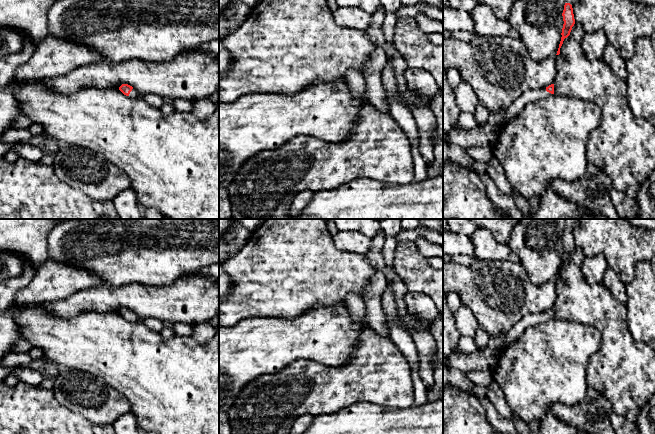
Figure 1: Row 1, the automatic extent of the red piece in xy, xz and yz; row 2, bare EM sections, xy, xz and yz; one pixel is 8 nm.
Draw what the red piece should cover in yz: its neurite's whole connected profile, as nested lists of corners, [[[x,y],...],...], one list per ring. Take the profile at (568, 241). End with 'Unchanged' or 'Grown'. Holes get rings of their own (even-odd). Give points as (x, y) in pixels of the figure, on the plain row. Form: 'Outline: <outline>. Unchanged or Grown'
Outline: [[[565,219],[565,220],[566,220],[566,227],[564,229],[564,234],[562,237],[564,248],[563,248],[562,257],[561,257],[562,259],[561,265],[556,279],[560,278],[560,272],[563,268],[563,265],[565,262],[567,262],[570,259],[572,251],[575,248],[572,230],[577,219]]]. Grown

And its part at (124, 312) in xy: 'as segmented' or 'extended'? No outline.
extended

